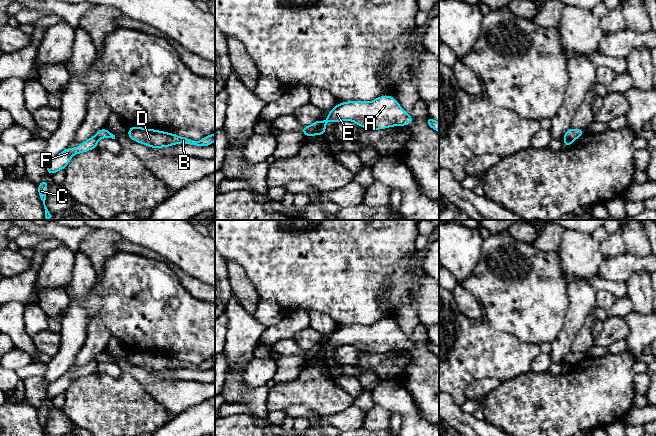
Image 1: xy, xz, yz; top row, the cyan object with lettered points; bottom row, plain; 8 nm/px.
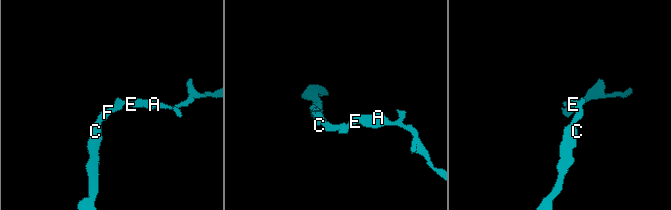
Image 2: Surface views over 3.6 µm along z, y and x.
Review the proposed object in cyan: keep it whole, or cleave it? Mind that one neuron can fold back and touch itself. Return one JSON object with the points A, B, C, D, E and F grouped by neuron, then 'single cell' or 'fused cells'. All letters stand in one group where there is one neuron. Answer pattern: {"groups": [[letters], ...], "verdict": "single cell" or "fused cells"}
{"groups": [["A", "B", "D", "E"], ["C", "F"]], "verdict": "fused cells"}

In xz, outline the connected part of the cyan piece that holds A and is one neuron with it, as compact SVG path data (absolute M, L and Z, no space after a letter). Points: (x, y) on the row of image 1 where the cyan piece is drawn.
M382 95L373 101L348 101L333 107L326 120L305 137L326 134L326 123L350 120L362 128L380 130L394 126L406 126L414 118L403 109L398 101L389 95Z

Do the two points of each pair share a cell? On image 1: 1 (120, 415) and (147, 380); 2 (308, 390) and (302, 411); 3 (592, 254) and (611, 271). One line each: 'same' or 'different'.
1: different
2: different
3: different

